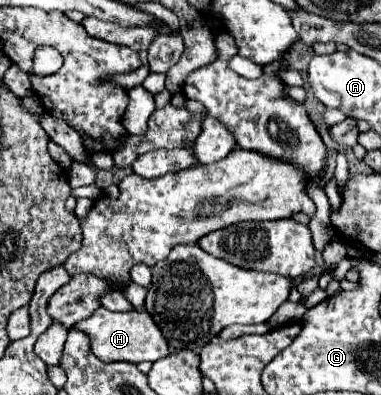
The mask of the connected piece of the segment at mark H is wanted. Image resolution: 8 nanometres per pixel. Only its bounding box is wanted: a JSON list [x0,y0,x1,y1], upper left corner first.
[79,308,169,364]

